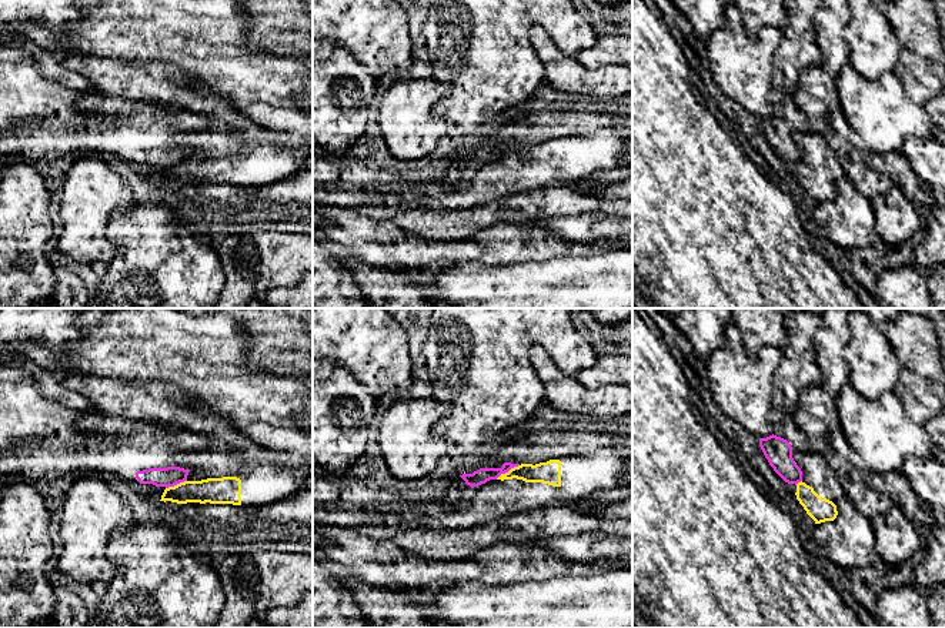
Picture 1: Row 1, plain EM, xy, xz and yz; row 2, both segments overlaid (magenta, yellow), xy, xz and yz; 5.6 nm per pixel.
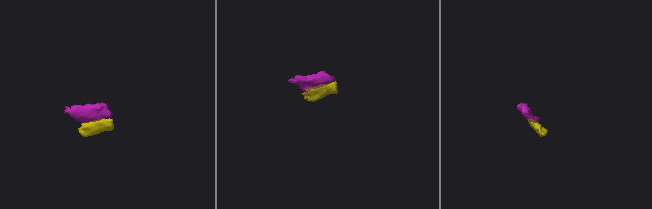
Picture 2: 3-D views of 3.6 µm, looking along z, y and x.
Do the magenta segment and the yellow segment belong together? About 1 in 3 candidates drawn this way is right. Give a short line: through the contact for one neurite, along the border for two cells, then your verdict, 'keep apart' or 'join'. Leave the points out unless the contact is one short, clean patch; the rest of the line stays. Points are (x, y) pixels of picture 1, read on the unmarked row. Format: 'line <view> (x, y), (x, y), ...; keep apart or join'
line xz (518, 144), (496, 159); keep apart

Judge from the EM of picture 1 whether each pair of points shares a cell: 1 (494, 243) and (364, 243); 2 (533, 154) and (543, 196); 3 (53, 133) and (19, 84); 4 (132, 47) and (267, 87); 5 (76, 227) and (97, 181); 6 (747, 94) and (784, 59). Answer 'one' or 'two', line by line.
1: one
2: two
3: one
4: one
5: one
6: two

